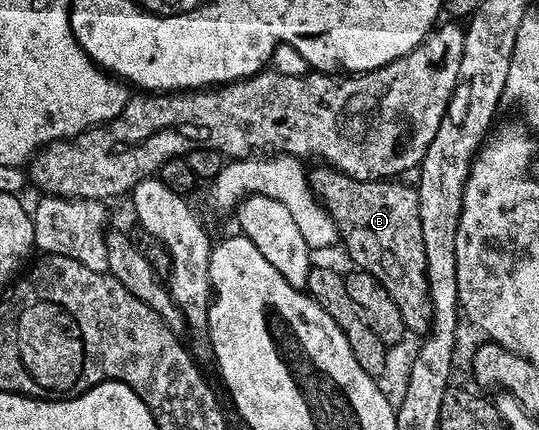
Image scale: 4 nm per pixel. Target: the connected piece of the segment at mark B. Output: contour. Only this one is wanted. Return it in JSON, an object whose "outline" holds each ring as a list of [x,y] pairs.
{"outline":[[[319,166],[307,173],[308,186],[317,200],[328,211],[330,218],[336,223],[339,239],[344,240],[348,252],[352,255],[353,265],[368,272],[382,286],[386,286],[386,294],[394,298],[394,306],[398,306],[398,314],[402,314],[402,322],[409,333],[427,333],[428,323],[432,320],[432,303],[428,293],[428,271],[426,270],[426,250],[422,246],[422,222],[418,210],[418,194],[410,183],[400,184],[399,179],[356,180],[345,172],[331,166]]]}

